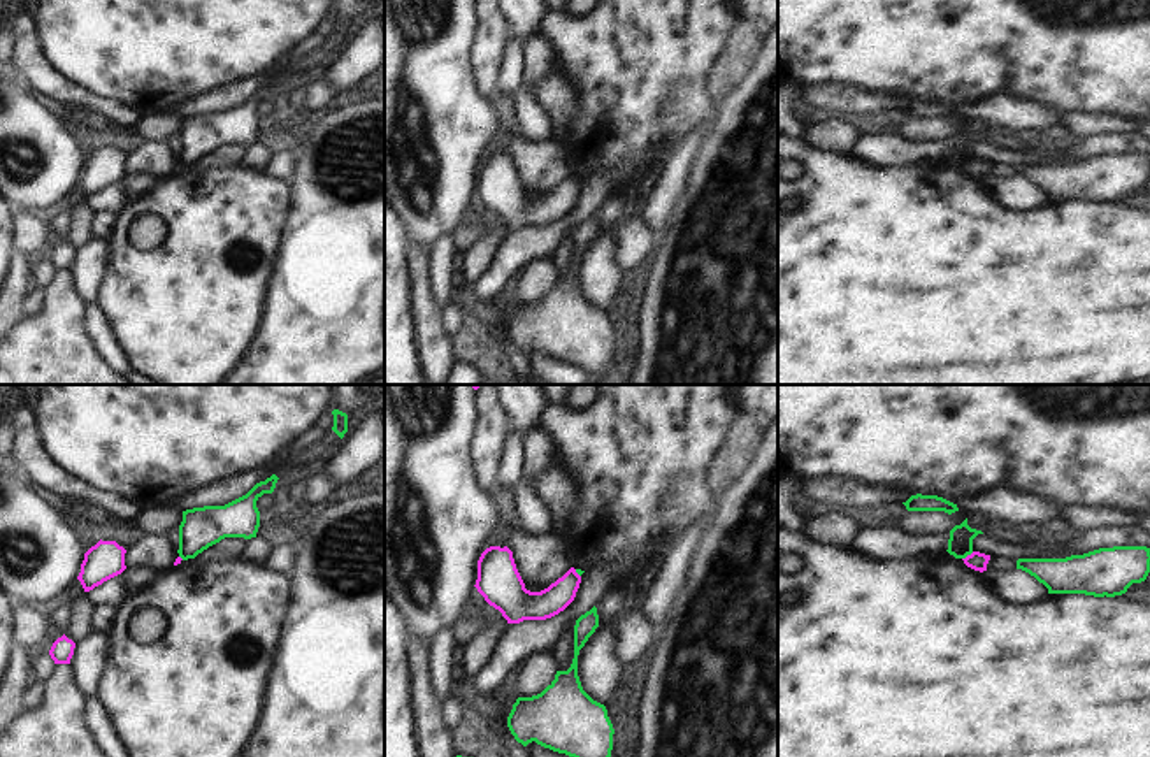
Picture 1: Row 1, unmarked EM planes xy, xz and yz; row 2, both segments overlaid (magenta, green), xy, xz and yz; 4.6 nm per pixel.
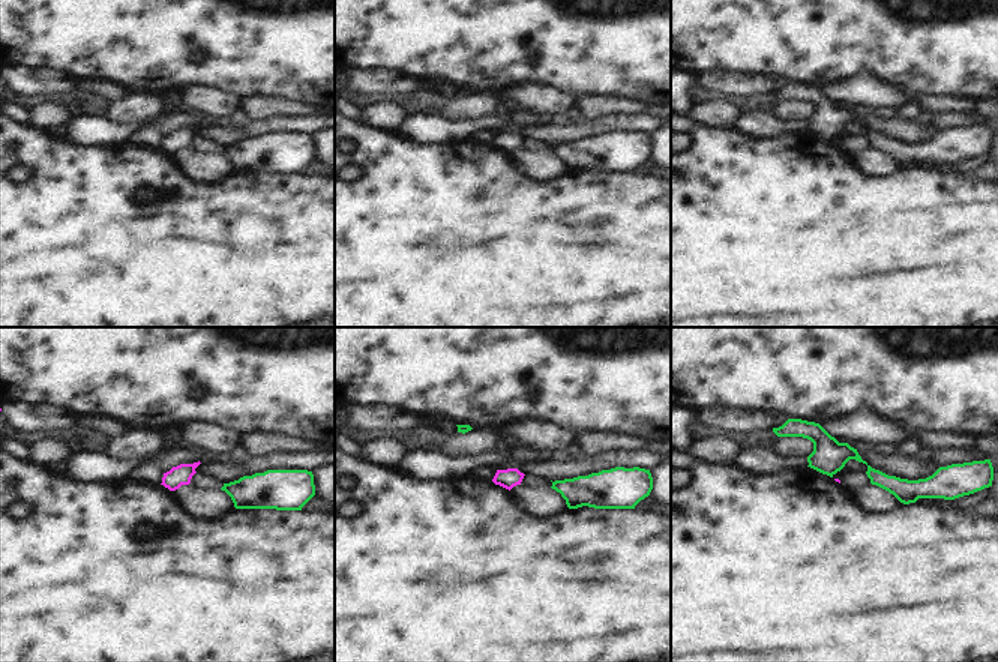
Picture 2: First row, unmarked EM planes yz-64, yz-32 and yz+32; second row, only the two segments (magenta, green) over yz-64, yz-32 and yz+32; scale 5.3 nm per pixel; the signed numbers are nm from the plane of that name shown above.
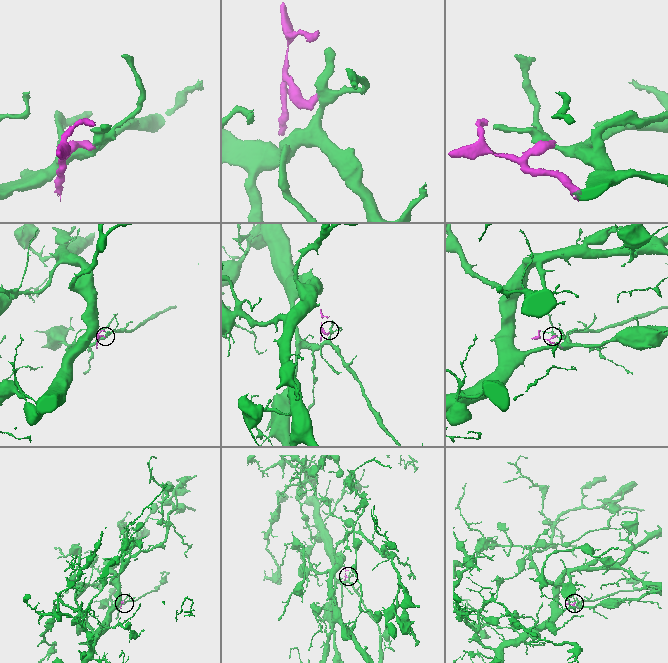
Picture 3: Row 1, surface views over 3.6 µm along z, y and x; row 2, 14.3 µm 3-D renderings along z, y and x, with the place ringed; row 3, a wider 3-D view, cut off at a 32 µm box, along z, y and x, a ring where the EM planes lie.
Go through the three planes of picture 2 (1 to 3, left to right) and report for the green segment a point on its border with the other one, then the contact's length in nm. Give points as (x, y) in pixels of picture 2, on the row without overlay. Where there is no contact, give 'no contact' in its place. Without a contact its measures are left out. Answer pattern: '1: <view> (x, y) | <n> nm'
1: no contact
2: no contact
3: no contact

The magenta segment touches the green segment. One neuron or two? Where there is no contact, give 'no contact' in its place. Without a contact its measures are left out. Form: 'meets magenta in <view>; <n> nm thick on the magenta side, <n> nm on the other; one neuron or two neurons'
meets magenta in yz; 90 nm thick on the magenta side, 110 nm on the other; two neurons

